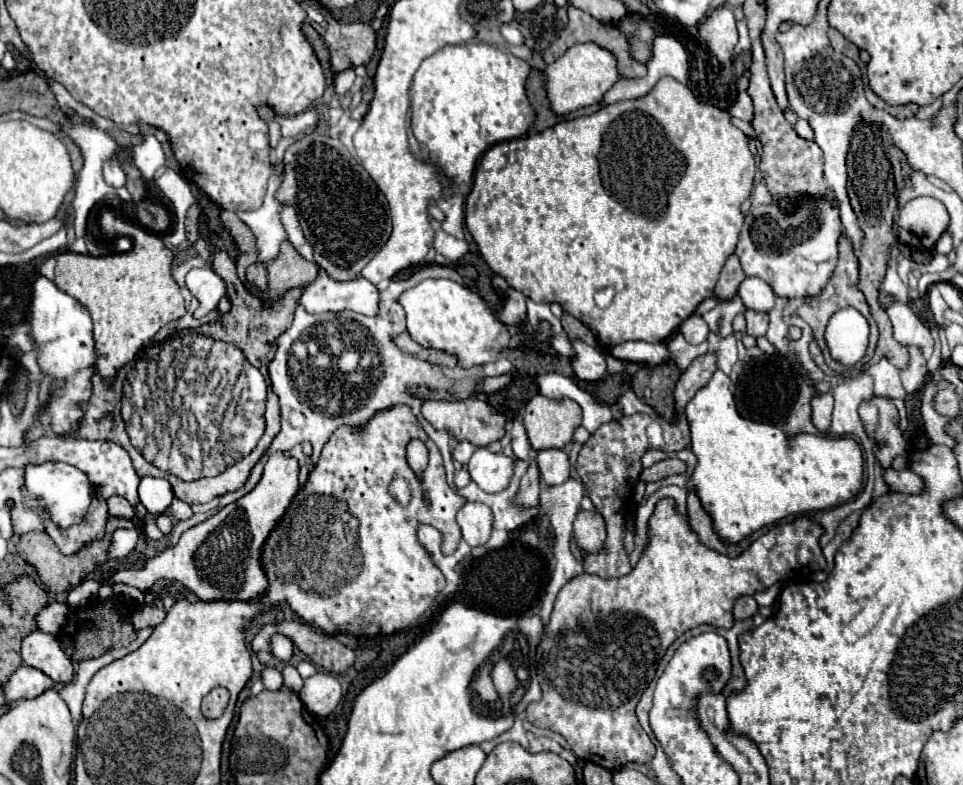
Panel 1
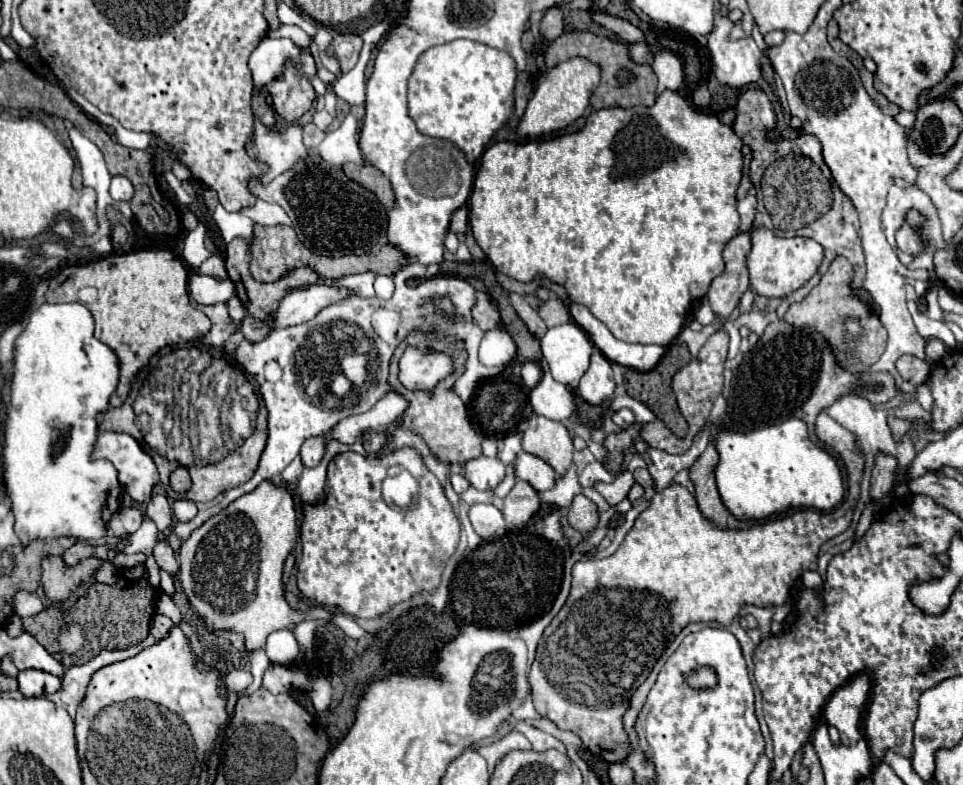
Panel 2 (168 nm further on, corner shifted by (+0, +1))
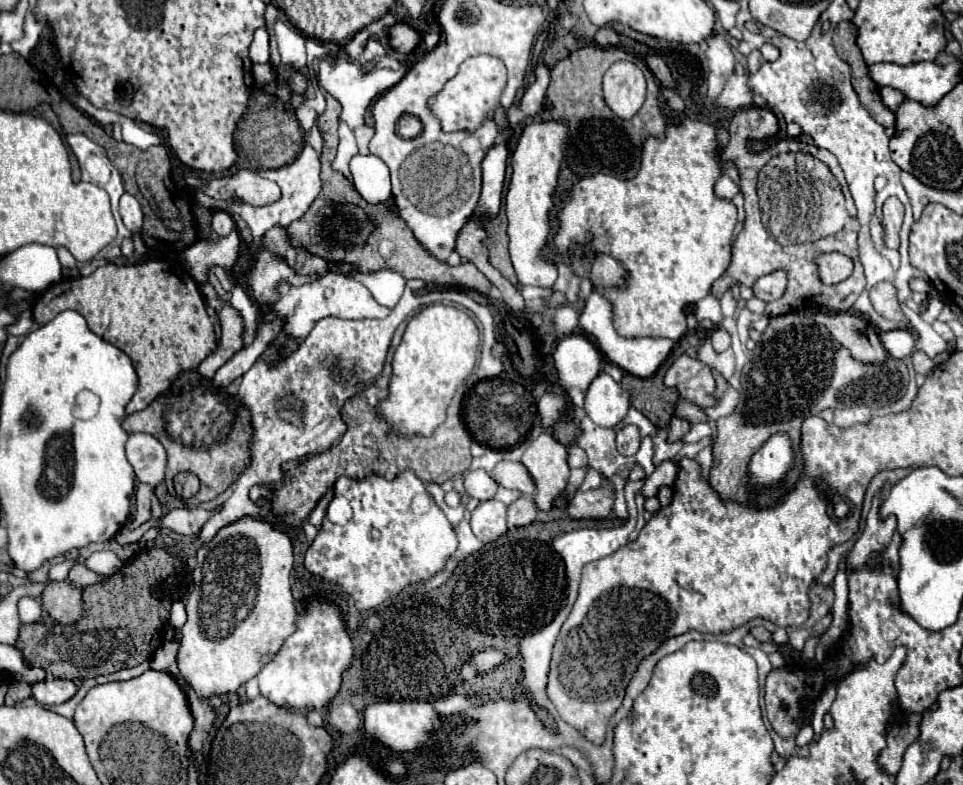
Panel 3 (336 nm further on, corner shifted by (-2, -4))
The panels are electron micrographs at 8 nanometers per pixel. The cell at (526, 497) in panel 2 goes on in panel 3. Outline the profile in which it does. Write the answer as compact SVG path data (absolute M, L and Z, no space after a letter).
M521 495L507 509L509 527L525 527L525 525L531 525L535 519L537 519L537 505L531 497Z

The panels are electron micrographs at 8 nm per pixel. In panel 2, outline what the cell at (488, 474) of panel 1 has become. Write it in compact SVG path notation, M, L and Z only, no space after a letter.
M479 456L479 458L465 462L463 476L477 490L493 490L505 478L505 464L499 458Z

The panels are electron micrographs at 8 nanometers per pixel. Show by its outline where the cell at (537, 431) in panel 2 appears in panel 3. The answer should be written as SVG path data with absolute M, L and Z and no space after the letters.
M543 431L523 453L521 463L535 479L535 505L541 511L549 511L555 497L567 487L569 465L567 447L559 443L549 431Z

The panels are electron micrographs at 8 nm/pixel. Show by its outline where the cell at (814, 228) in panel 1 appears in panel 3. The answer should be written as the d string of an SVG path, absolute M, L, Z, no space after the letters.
M777 269L777 271L769 273L769 275L763 275L753 285L755 297L765 301L765 303L783 297L785 289L787 289L787 271L785 269Z

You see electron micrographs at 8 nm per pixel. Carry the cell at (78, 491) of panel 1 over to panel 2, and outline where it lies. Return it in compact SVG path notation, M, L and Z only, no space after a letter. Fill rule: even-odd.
M41 304L31 314L27 328L15 340L11 402L9 402L9 408L7 408L5 436L3 436L5 438L5 444L3 444L3 464L5 464L3 480L5 480L7 496L11 500L11 512L15 516L15 534L19 536L23 546L29 546L29 542L39 540L39 538L49 540L49 538L59 538L59 536L67 536L67 538L73 536L77 540L101 540L101 538L105 538L107 522L119 510L119 504L121 504L121 484L117 480L115 466L109 460L91 460L91 452L93 452L93 446L95 446L97 434L99 434L97 414L109 410L109 398L117 390L117 382L119 382L119 358L109 346L105 346L103 342L99 342L93 336L93 316L83 304ZM59 438L63 438L65 444L61 446L61 452L57 456L53 456L53 446L57 446Z

